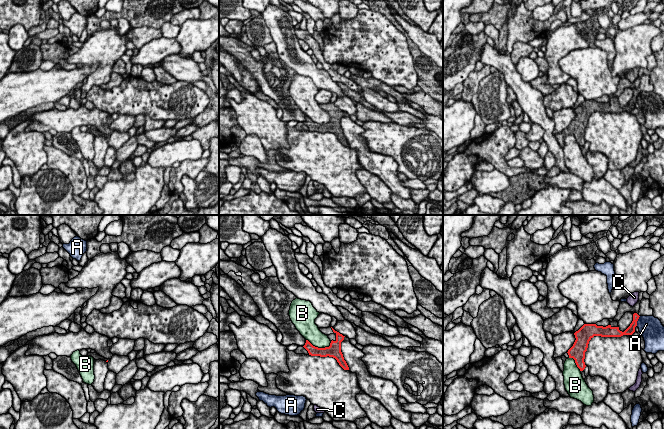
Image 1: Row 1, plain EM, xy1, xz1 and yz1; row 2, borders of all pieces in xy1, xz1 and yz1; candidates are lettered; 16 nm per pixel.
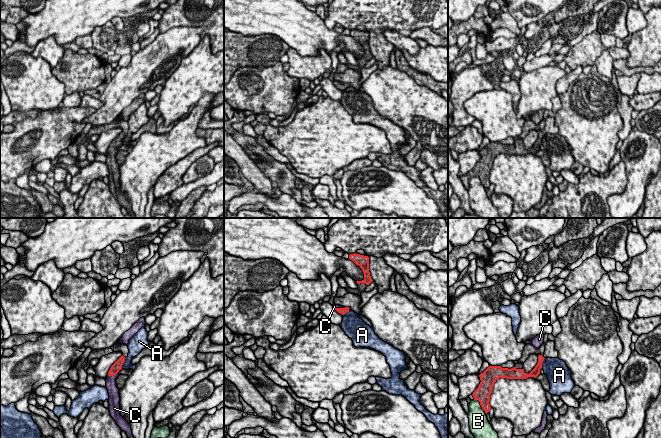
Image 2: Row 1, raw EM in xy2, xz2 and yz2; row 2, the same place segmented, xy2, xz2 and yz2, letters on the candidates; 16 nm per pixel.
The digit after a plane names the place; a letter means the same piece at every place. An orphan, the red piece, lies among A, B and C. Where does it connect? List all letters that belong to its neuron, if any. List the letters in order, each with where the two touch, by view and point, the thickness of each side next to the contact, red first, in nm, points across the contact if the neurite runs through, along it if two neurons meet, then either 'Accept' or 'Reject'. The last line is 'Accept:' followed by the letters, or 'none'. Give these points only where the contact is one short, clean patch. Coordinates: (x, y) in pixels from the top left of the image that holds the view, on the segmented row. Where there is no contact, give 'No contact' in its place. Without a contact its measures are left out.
A: Touches red at xy2 (123, 362). Thickness 140 nm (red) against 160 nm. Boundary: xy2 (125, 358), (121, 368). Reject
B: Touches red at xz1 (319, 348). Thickness 220 nm (red) against 240 nm. Reject
C: Touches red at xy2 (112, 375). Thickness 140 nm (red) against 160 nm. Path across: xy2 (117, 366), (112, 375), (111, 386). Accept
Accept: C

